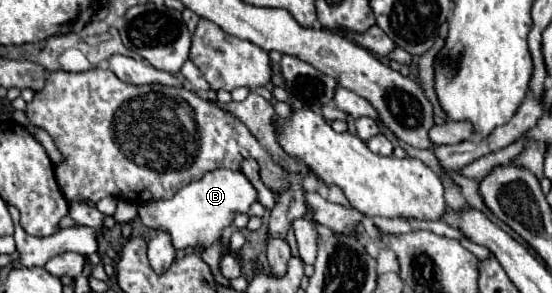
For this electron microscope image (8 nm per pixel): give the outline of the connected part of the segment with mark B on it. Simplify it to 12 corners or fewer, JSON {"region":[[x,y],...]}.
{"region":[[215,169],[171,199],[139,205],[175,249],[211,247],[257,191]]}

